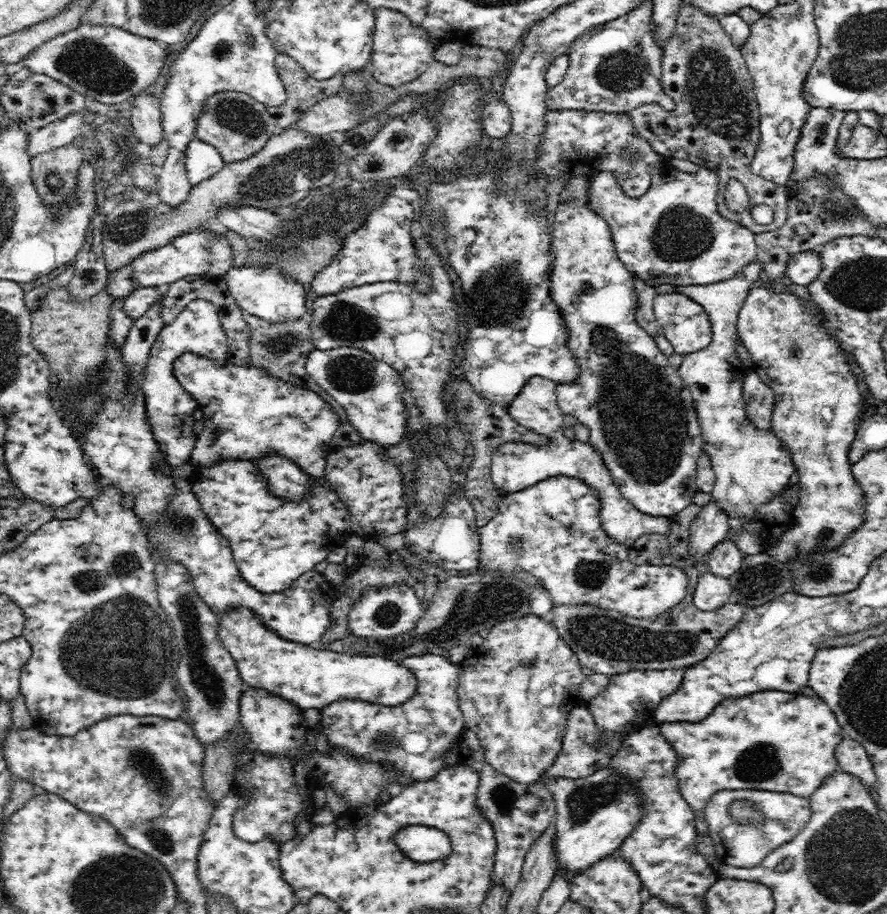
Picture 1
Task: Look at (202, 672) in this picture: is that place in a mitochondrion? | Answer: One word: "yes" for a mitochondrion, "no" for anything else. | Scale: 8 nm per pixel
yes

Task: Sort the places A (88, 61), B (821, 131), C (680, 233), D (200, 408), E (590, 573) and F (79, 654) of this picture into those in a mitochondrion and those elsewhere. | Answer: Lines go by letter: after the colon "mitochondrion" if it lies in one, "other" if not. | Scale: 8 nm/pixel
A: mitochondrion
B: mitochondrion
C: mitochondrion
D: other
E: mitochondrion
F: mitochondrion

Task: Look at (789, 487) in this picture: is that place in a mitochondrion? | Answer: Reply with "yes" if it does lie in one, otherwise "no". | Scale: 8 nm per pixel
no

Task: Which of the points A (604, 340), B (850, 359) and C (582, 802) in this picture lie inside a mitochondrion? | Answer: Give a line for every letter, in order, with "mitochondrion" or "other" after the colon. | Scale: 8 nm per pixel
A: mitochondrion
B: other
C: mitochondrion

